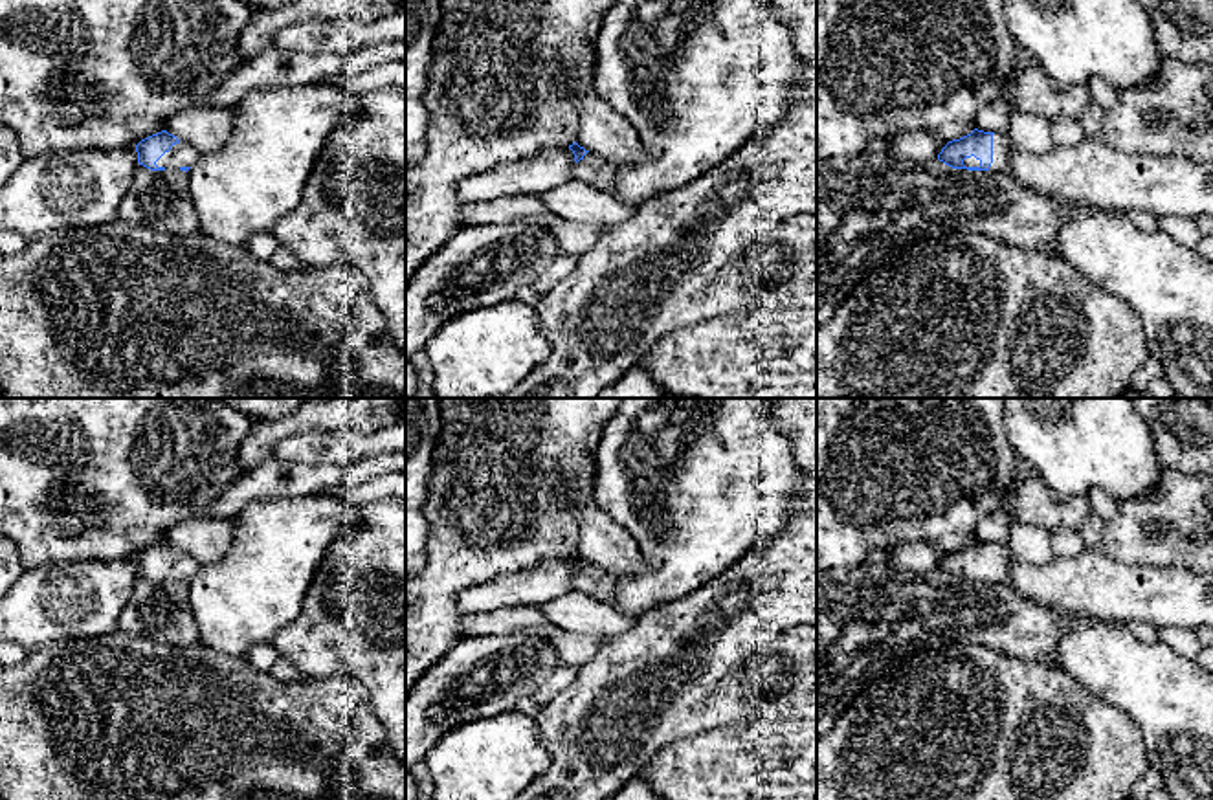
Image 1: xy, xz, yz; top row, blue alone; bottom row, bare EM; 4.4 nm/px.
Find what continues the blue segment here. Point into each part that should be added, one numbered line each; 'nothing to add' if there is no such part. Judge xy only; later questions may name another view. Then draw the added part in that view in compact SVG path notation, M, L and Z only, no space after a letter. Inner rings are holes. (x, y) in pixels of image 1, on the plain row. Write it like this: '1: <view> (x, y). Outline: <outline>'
1: xy (180, 566). Outline: M176 554L165 563L156 576L165 580L193 578L198 563L187 554Z

